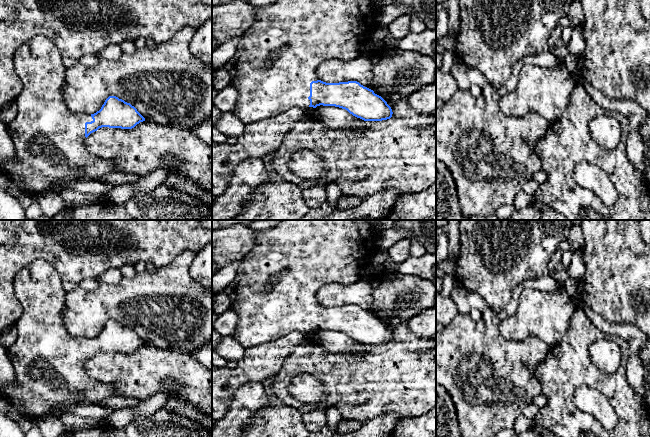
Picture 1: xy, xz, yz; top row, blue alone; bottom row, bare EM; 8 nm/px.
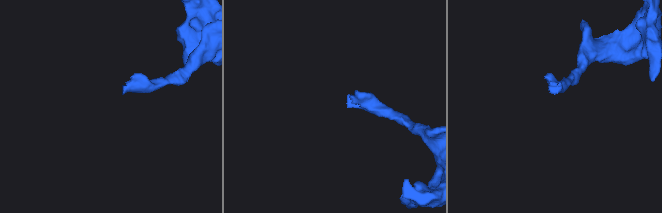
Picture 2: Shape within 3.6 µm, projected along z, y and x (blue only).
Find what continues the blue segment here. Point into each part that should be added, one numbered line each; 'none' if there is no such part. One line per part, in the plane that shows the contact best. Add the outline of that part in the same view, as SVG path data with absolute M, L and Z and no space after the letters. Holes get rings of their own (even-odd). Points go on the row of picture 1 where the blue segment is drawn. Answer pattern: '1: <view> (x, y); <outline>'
1: xz (276, 59); M278 0L268 6L256 6L255 19L251 27L242 33L234 56L223 66L230 73L231 83L238 91L233 111L235 116L244 124L254 124L261 120L277 117L293 107L308 108L310 105L310 100L308 99L310 96L310 83L319 80L316 73L318 66L332 58L349 61L352 58L359 57L360 48L367 40L372 38L373 33L379 28L376 17L380 13L381 8L371 0Z

